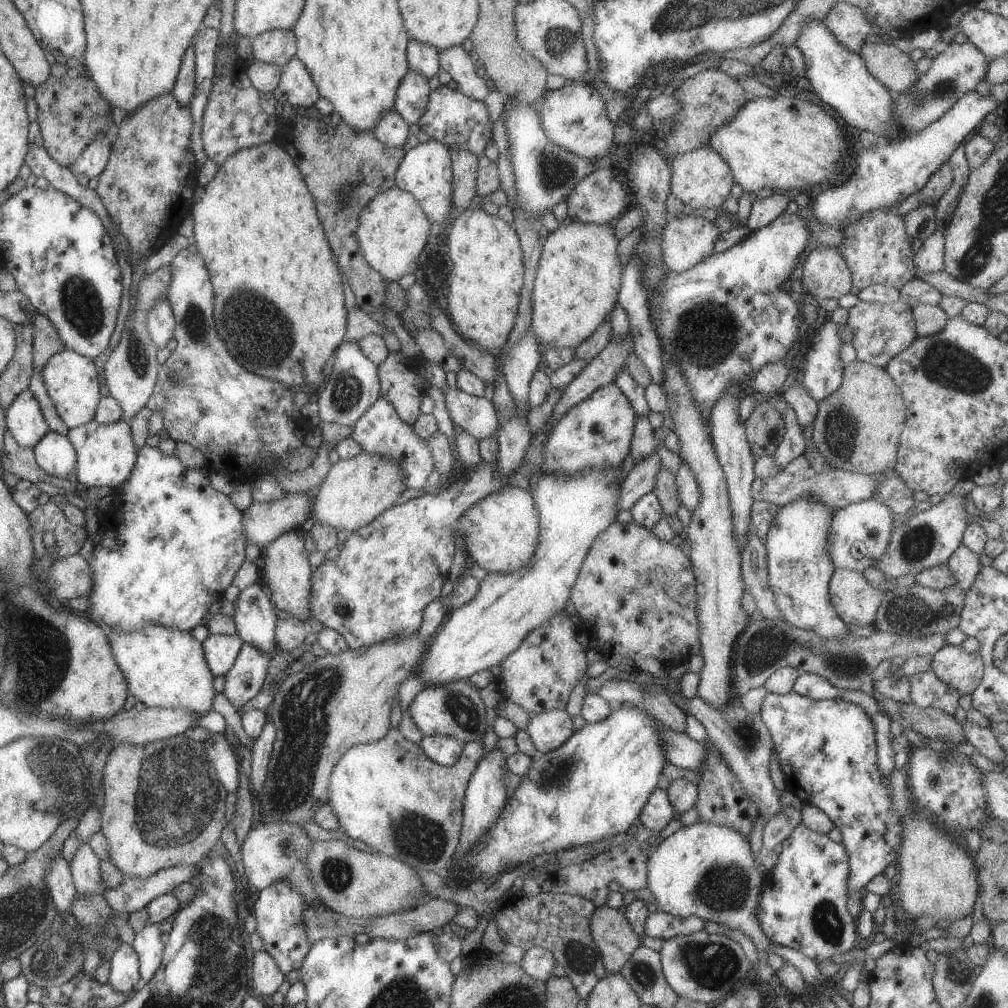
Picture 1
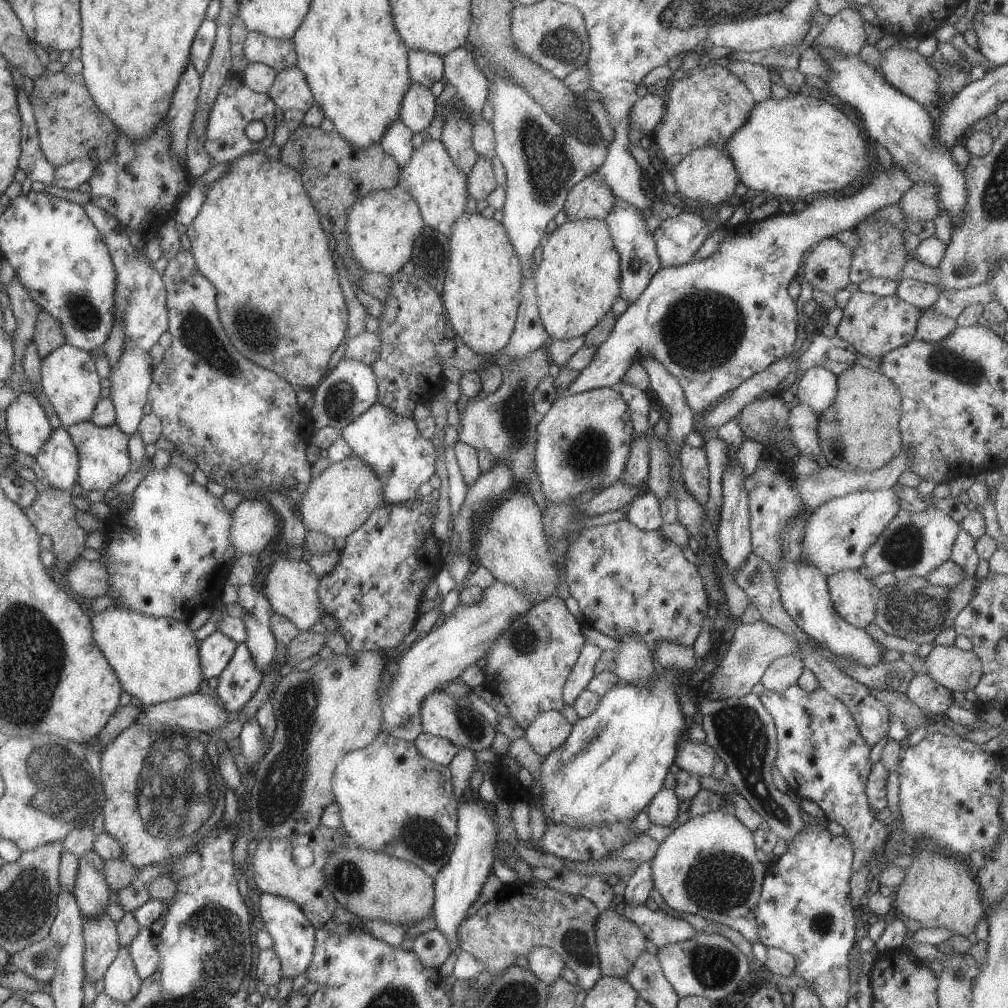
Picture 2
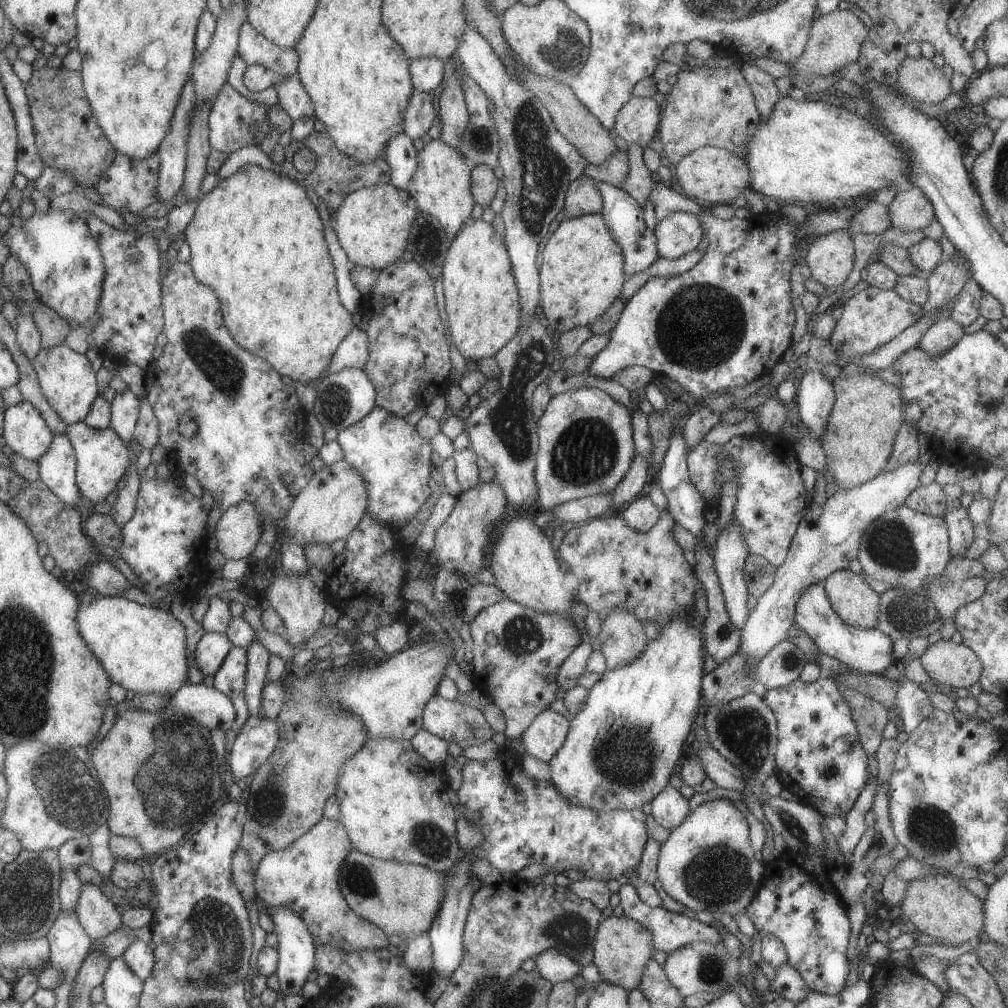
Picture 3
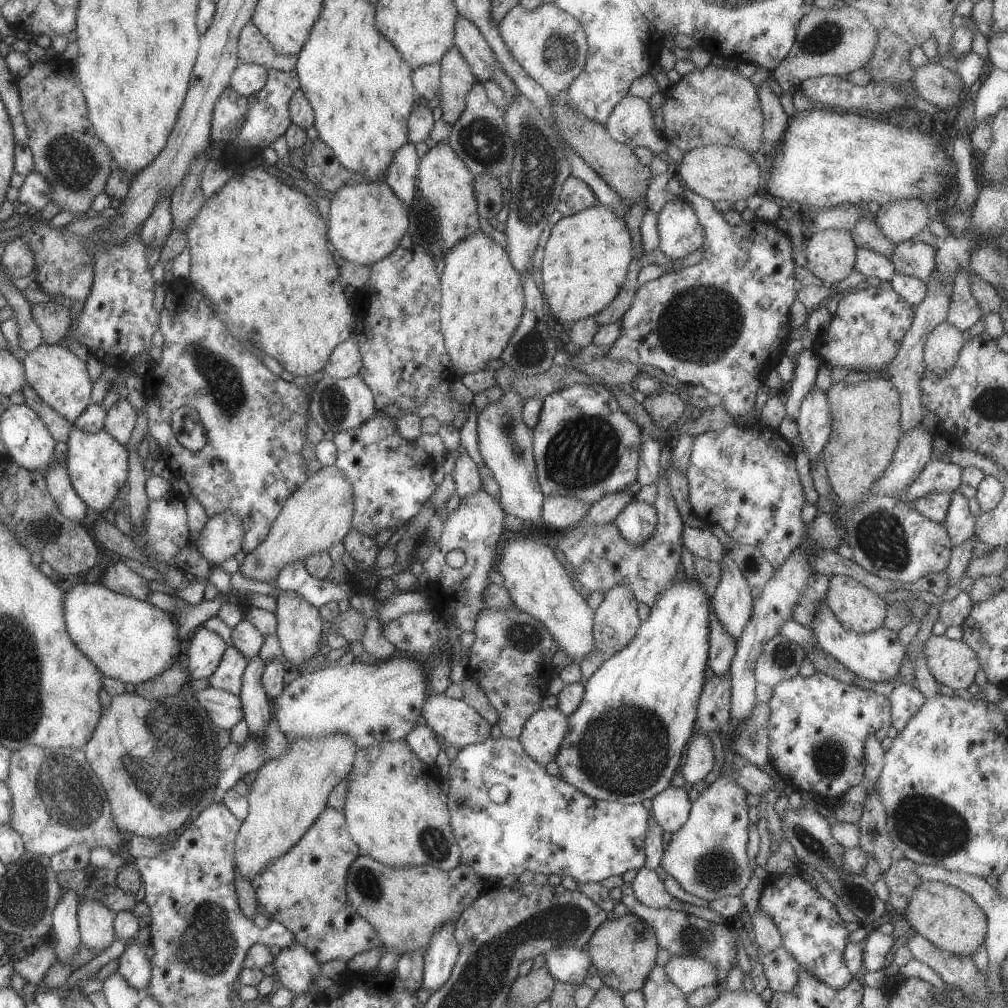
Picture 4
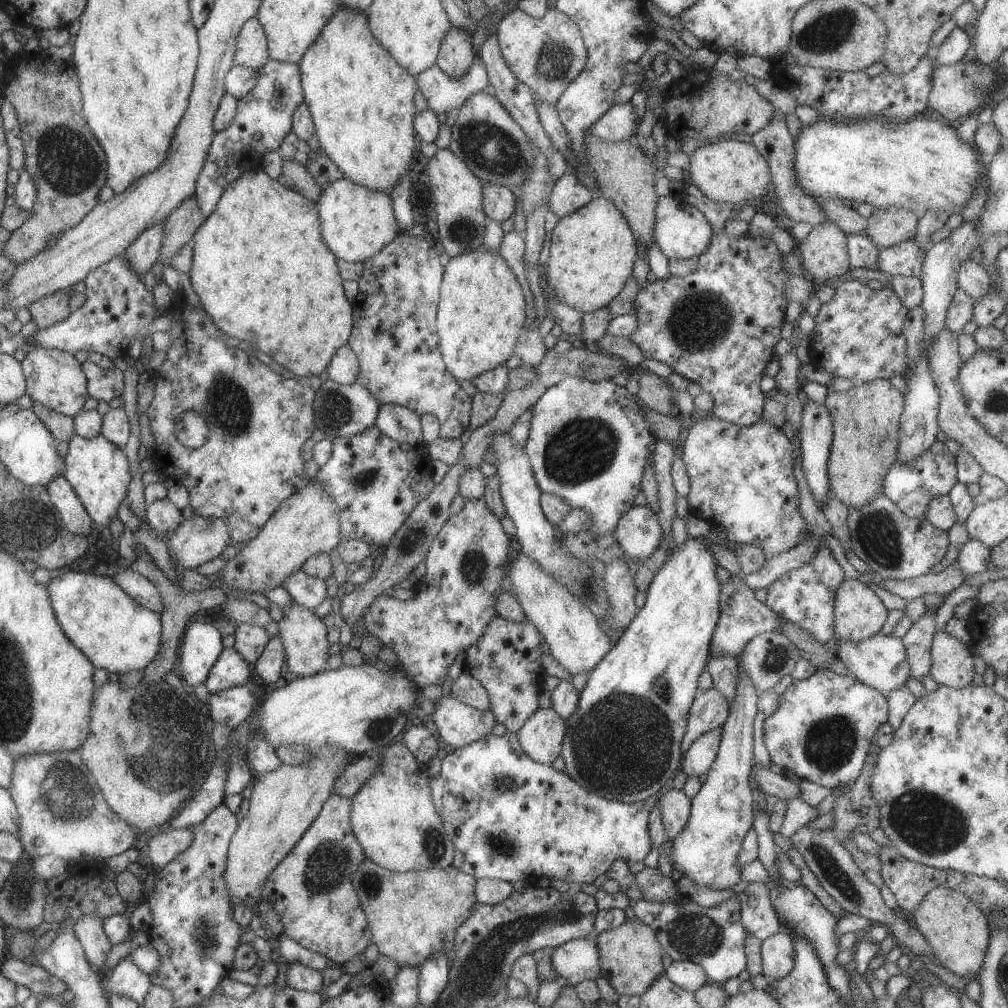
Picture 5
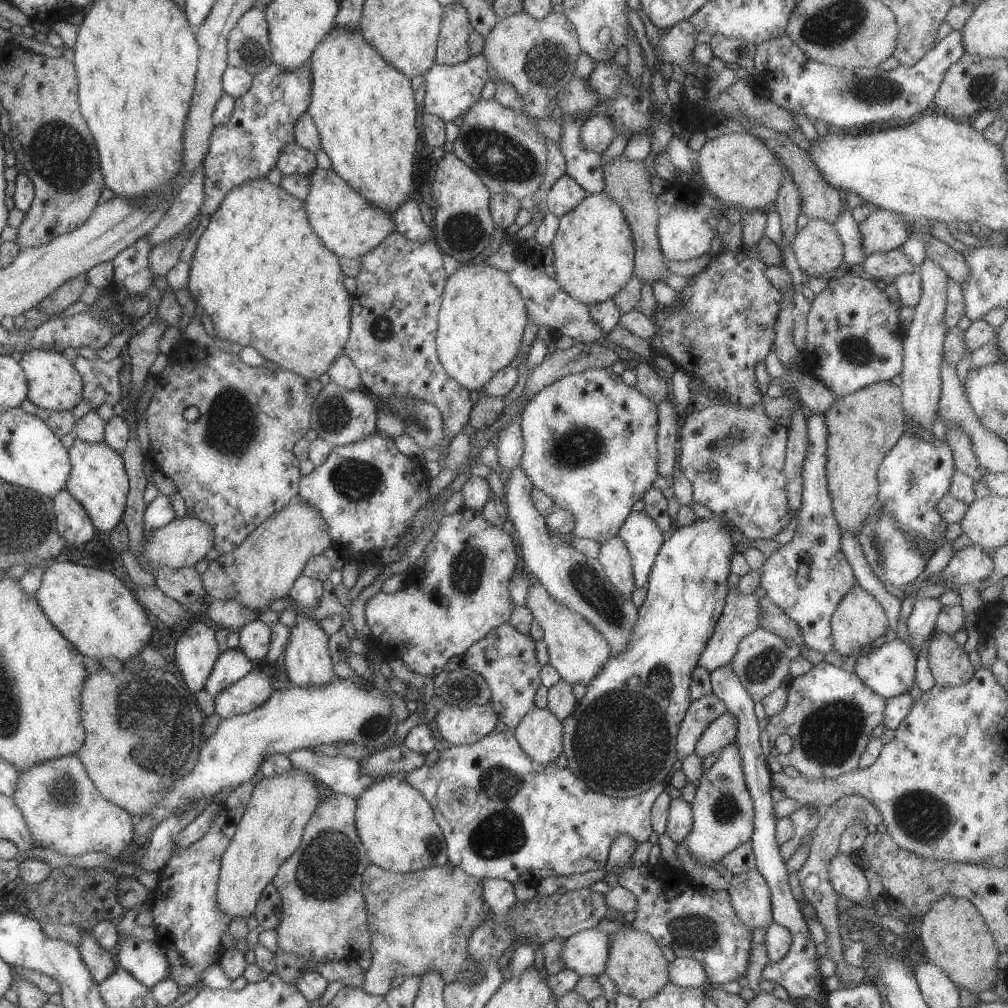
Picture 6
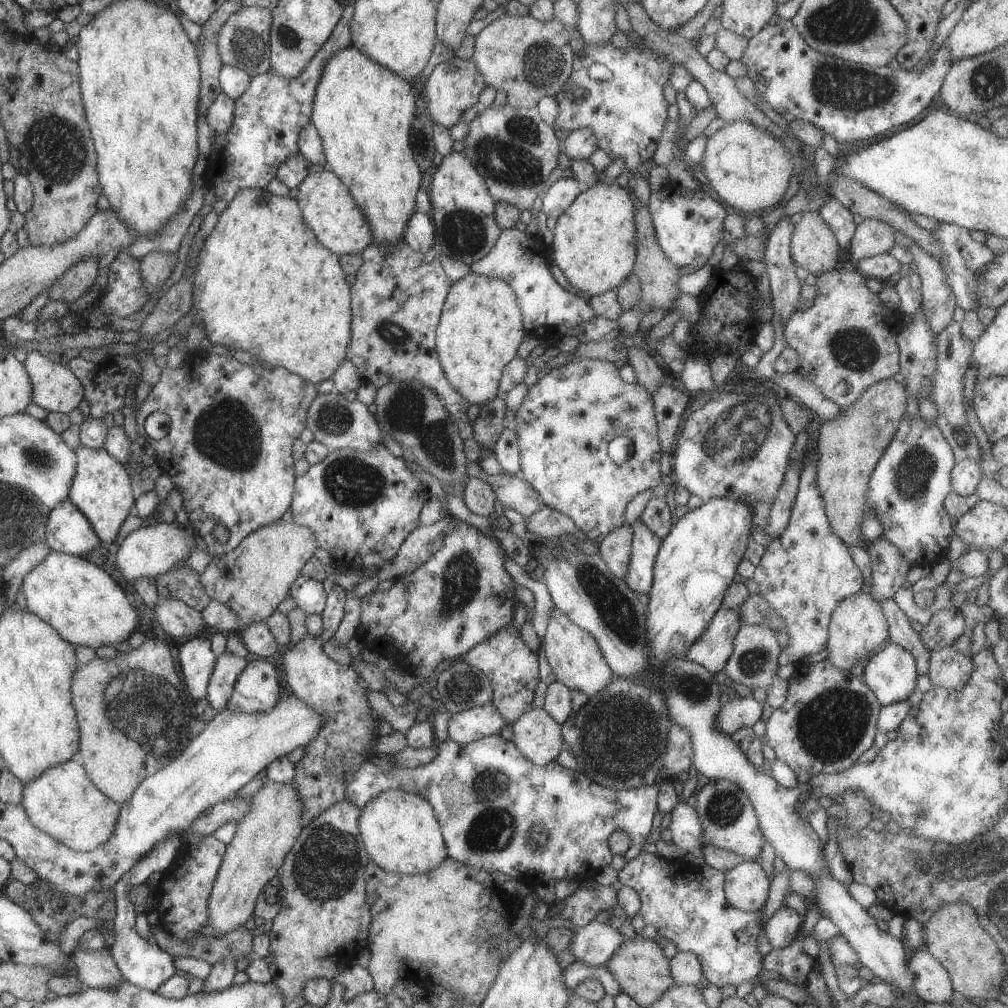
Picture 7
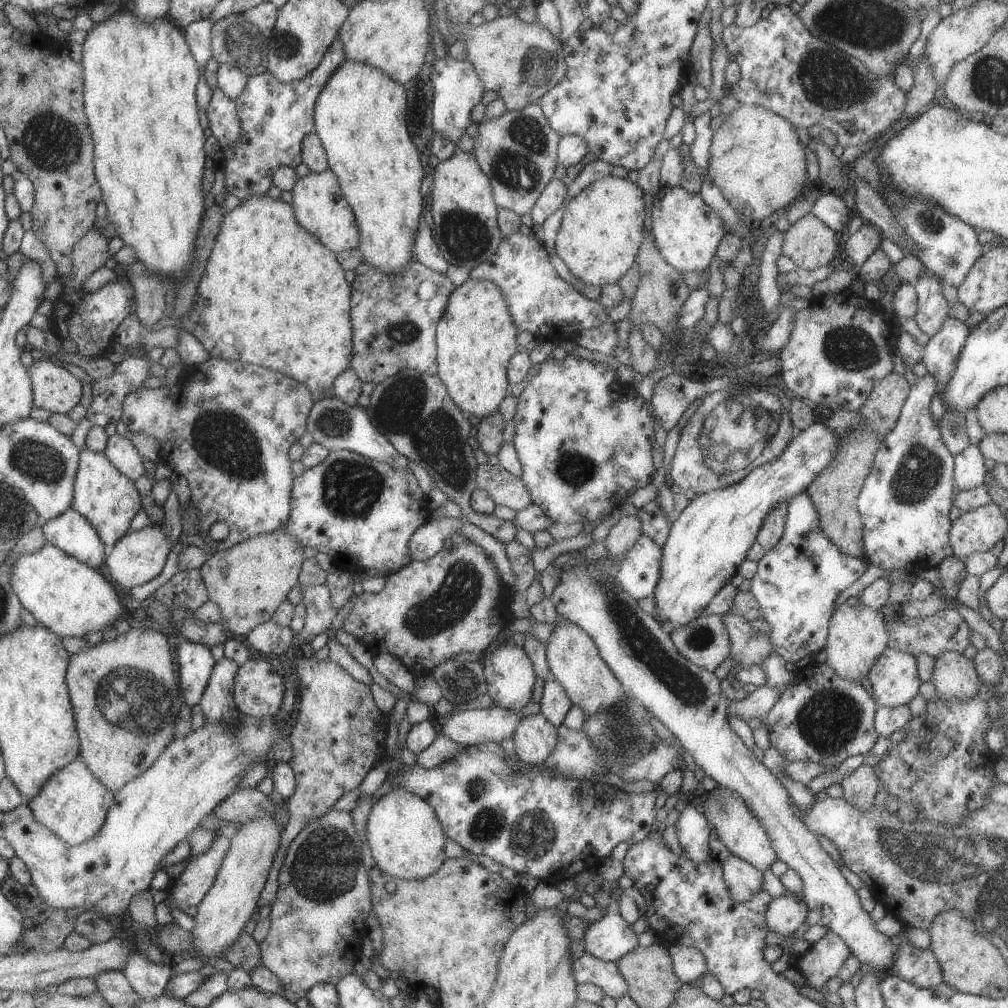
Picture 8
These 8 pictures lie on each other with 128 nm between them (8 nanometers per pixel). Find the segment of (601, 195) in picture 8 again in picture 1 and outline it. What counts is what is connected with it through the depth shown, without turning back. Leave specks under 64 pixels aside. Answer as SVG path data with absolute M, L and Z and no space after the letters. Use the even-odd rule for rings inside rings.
M573 221L571 223L558 225L553 232L546 236L540 252L538 267L531 291L532 321L530 331L536 336L539 343L543 344L543 346L547 346L549 349L560 349L563 347L571 347L574 349L603 322L603 317L617 306L617 293L620 287L620 274L622 273L621 270L623 266L619 263L619 258L615 250L617 250L617 240L613 237L613 224L596 225L593 223L585 224L579 221Z

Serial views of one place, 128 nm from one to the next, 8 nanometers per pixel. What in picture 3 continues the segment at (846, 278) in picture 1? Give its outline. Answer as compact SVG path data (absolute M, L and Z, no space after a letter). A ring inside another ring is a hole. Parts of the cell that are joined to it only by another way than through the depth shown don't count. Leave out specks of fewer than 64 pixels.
M846 230L817 235L805 252L805 264L818 284L834 290L851 273L854 264L853 240Z

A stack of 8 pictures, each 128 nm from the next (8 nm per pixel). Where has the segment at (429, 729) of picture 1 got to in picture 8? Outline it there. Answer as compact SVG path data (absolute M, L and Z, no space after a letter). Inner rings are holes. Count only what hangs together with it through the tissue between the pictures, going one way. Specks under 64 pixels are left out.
M532 701L521 713L503 710L495 704L482 709L460 709L442 722L442 732L449 740L465 747L480 742L501 742L504 738L511 738L521 717L540 710L539 703Z

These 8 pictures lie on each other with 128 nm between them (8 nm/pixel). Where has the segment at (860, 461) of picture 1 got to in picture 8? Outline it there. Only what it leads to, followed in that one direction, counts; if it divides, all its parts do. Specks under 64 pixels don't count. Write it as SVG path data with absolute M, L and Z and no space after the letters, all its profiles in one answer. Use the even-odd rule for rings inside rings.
M891 371L870 391L857 411L860 423L857 430L837 430L838 445L831 460L819 471L806 488L817 509L823 534L846 555L863 558L862 520L856 509L856 498L871 468L874 454L882 445L883 437L895 426L910 386L905 379Z

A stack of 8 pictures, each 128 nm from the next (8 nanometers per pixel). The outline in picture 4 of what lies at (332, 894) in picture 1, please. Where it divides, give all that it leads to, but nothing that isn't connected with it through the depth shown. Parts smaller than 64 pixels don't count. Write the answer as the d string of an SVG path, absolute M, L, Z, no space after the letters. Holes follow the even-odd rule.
M358 855L347 868L345 891L351 908L361 916L375 930L381 945L386 951L391 951L398 956L405 952L425 950L429 944L431 934L435 928L443 926L445 922L454 922L461 912L474 902L485 889L485 881L475 875L467 866L458 865L456 868L444 872L429 865L420 865L407 868L389 868L372 860L367 855Z

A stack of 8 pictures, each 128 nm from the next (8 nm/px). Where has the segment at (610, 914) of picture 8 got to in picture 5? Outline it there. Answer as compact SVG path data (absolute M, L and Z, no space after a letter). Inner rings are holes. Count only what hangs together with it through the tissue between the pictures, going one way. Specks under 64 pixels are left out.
M592 936L574 939L553 949L551 966L568 985L575 987L581 980L594 980L599 975L599 952Z

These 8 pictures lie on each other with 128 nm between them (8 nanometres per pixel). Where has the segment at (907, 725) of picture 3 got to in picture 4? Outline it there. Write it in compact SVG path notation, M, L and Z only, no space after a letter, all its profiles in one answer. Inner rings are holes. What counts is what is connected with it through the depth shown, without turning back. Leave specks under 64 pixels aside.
M902 683L891 690L887 700L890 706L891 726L898 732L903 730L907 720L925 702L924 697L915 688Z

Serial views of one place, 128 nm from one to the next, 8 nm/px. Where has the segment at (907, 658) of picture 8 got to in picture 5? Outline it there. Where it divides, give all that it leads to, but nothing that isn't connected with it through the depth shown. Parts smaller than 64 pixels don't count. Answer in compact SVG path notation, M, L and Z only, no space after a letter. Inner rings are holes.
M878 633L861 642L836 640L836 644L837 650L833 654L858 682L877 690L884 696L892 690L905 686L905 681L910 675L910 669L900 638Z

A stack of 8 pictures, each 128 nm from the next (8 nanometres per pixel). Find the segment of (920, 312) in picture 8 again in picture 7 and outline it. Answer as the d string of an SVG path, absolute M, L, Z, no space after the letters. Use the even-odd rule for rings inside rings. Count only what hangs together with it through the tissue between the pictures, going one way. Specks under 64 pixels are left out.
M893 230L893 244L909 252L914 272L919 276L921 290L921 308L927 318L927 324L933 334L938 334L952 322L956 300L951 288L945 282L945 274L939 263L929 256L915 240L903 232Z

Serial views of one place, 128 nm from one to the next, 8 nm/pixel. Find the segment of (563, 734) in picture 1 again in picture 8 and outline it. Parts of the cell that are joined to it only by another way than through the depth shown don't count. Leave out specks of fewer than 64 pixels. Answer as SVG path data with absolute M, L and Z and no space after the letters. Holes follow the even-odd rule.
M537 711L520 718L511 736L517 760L537 767L553 752L558 730Z

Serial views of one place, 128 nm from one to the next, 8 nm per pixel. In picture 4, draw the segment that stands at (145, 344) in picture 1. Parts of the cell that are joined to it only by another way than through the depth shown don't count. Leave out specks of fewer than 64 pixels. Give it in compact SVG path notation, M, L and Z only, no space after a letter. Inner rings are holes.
M120 397L106 411L104 428L119 444L126 445L135 426L136 410L127 398Z

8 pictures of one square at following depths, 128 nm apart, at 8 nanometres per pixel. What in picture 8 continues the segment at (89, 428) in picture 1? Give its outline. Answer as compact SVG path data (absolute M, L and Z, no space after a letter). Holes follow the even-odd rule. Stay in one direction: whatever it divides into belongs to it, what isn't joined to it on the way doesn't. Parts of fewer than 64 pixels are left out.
M87 448L80 450L70 507L75 509L95 529L99 540L109 549L129 528L131 518L139 510L139 492L133 481L123 476L104 452Z

